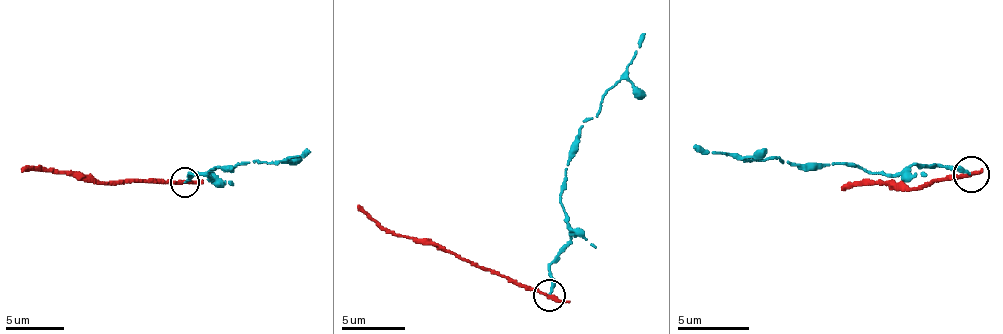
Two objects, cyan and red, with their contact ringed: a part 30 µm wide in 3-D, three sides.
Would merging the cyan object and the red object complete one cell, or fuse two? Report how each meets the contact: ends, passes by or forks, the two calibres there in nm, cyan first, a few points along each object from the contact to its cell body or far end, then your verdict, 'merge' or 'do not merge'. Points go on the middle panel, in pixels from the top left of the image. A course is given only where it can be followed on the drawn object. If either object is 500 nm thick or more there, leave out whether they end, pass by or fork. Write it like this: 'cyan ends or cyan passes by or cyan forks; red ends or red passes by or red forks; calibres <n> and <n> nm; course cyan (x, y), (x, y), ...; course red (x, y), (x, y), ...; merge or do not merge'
cyan ends; red passes by; calibres 240 and 300 nm; course cyan (548, 294), (550, 263), (570, 237), (561, 205), (570, 145), (582, 120), (601, 111), (601, 98), (644, 33); course red (548, 294), (526, 290), (442, 248), (393, 235), (359, 206); do not merge

